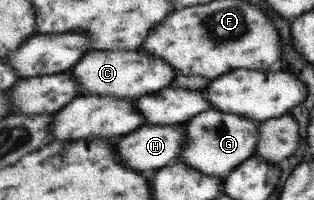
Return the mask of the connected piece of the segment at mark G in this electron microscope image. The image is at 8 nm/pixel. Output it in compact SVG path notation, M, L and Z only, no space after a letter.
M214 109L189 120L181 124L184 127L183 135L187 134L187 139L183 141L183 153L177 157L177 162L185 163L203 174L227 177L241 163L247 162L257 149L260 132L259 123L255 120Z

